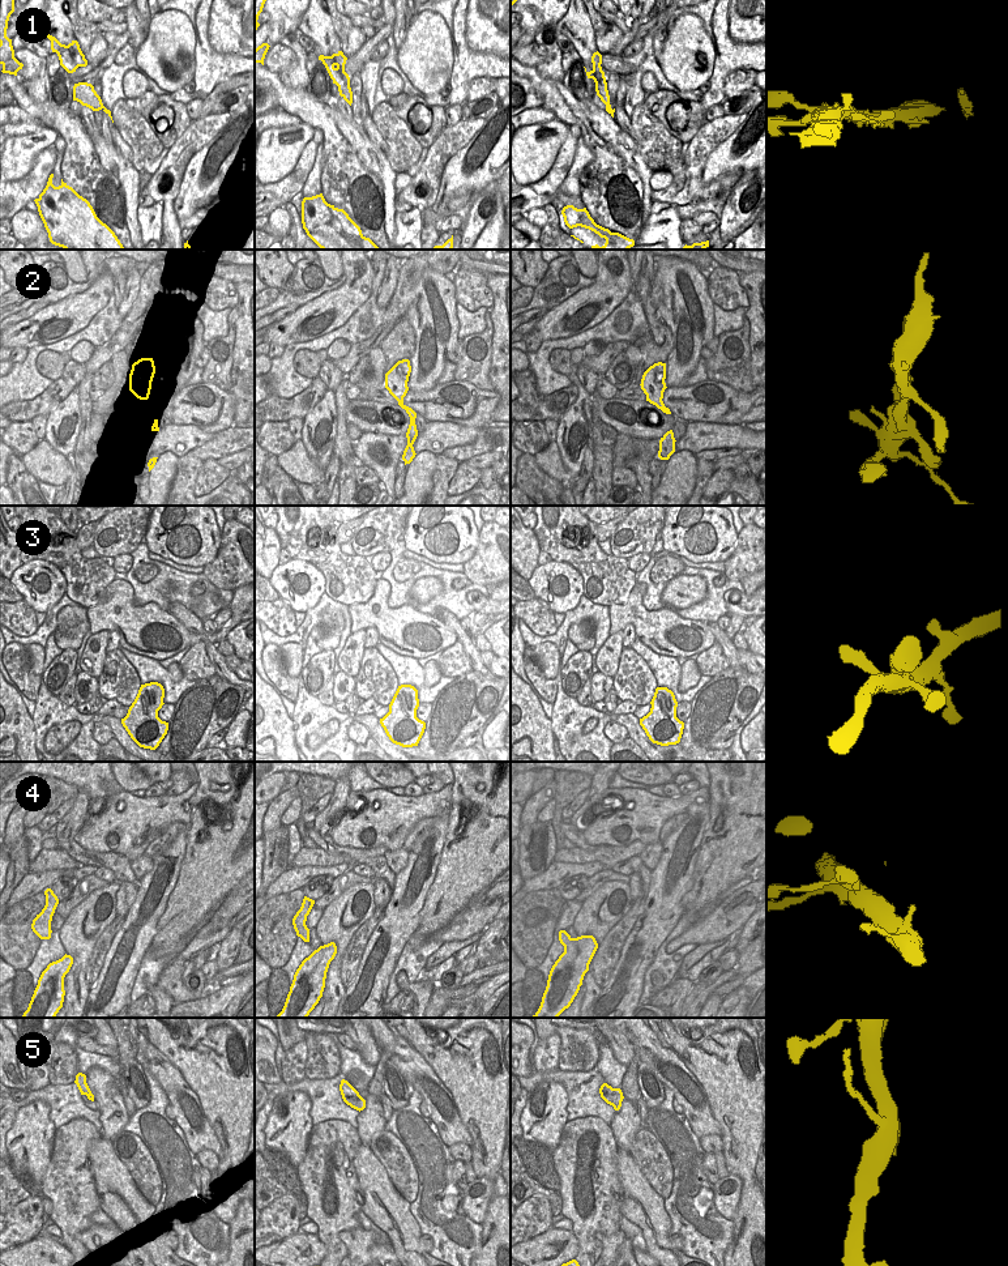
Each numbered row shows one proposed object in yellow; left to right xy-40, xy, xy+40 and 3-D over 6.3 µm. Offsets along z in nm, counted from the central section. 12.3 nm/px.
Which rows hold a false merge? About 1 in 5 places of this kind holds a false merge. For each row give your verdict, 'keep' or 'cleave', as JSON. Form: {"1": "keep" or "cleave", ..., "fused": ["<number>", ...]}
{"1": "keep", "2": "keep", "3": "keep", "4": "keep", "5": "cleave", "fused": ["5"]}

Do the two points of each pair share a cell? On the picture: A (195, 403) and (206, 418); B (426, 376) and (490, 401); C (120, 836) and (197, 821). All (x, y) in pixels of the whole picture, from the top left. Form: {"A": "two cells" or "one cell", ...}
{"A": "one cell", "B": "two cells", "C": "two cells"}

